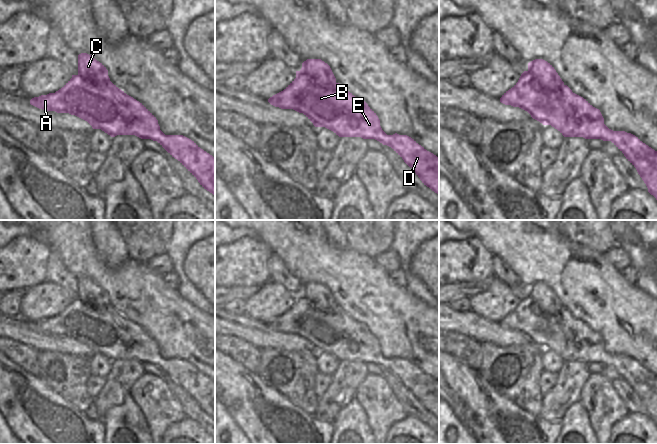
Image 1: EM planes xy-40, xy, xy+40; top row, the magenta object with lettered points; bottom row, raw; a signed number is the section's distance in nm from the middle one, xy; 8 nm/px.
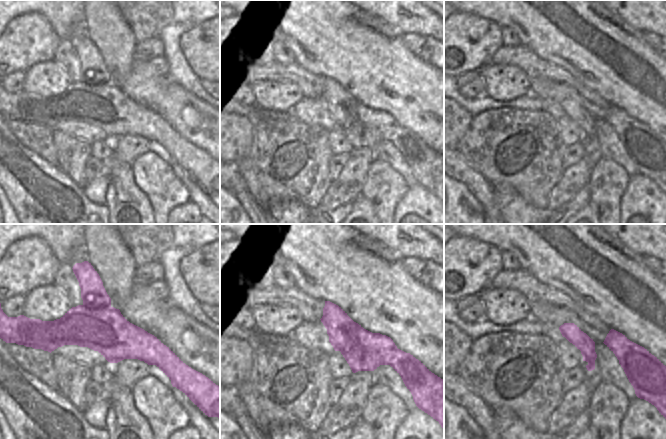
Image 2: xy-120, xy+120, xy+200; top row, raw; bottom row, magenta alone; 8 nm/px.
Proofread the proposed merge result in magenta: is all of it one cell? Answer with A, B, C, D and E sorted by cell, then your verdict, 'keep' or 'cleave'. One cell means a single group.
A B D E / C; cleave

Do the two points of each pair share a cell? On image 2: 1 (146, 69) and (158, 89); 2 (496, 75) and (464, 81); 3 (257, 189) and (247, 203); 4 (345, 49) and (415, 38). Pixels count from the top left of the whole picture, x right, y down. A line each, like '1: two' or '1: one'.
1: one
2: two
3: two
4: two

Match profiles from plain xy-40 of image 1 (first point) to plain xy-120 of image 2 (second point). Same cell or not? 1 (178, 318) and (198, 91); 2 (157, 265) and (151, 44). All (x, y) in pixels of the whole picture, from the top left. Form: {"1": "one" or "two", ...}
{"1": "two", "2": "one"}

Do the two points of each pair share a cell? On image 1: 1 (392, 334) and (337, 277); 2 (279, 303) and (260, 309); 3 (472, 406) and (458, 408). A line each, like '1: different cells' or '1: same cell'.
1: same cell
2: same cell
3: different cells

